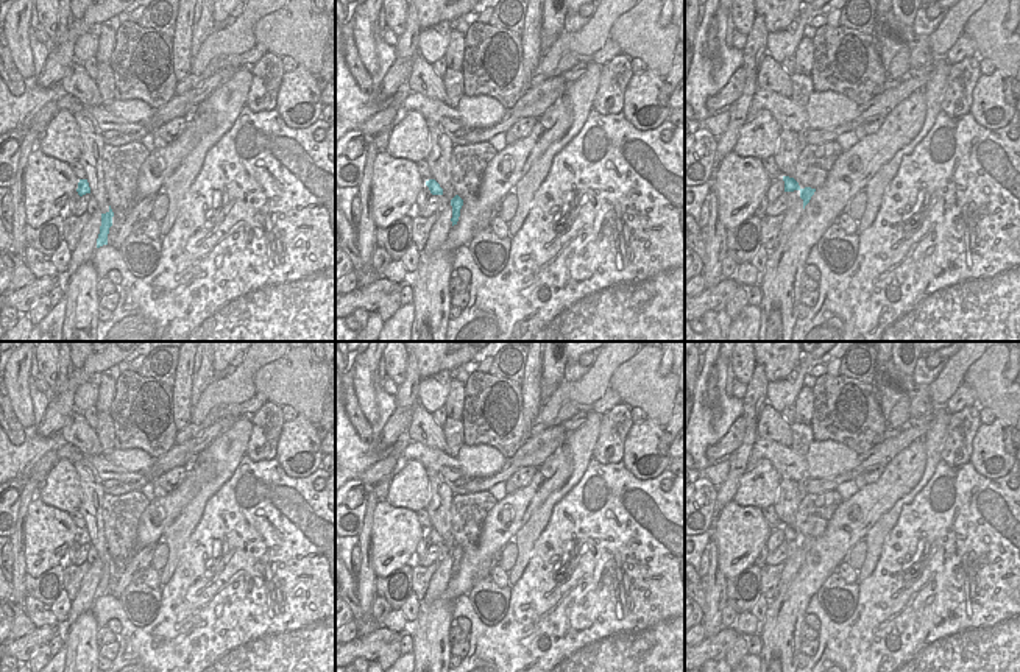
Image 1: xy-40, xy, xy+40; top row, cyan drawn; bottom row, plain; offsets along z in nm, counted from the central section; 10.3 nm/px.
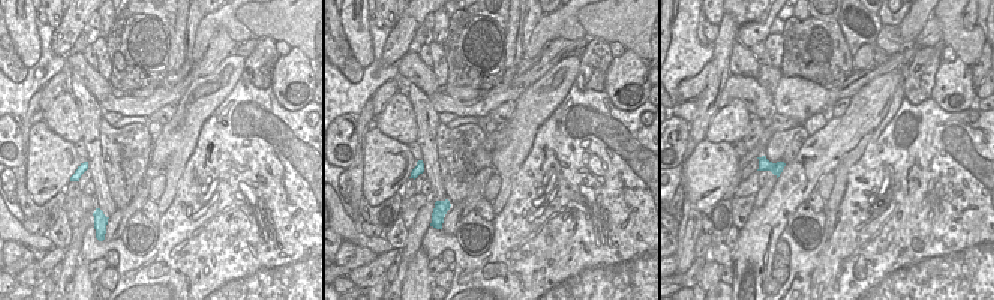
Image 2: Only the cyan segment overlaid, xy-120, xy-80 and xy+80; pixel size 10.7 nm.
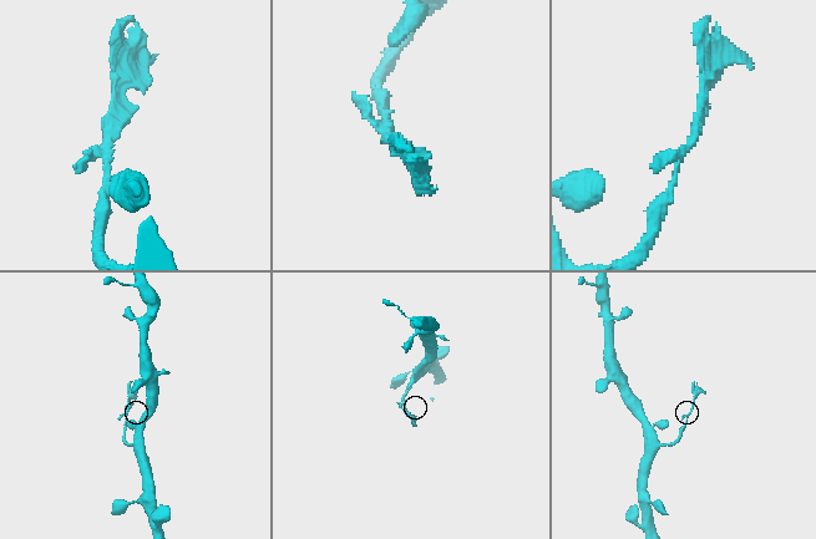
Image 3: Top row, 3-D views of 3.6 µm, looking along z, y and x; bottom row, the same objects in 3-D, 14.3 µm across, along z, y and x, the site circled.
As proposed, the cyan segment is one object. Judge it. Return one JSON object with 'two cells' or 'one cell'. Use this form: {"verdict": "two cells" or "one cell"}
{"verdict": "two cells"}

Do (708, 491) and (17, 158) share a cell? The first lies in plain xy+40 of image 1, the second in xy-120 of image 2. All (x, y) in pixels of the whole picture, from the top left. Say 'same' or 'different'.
same

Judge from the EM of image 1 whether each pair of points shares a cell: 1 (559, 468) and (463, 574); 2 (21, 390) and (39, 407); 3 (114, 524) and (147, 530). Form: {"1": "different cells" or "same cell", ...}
{"1": "same cell", "2": "different cells", "3": "different cells"}

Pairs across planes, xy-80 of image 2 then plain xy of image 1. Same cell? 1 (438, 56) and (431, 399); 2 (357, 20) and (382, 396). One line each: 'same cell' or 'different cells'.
1: different cells
2: different cells

